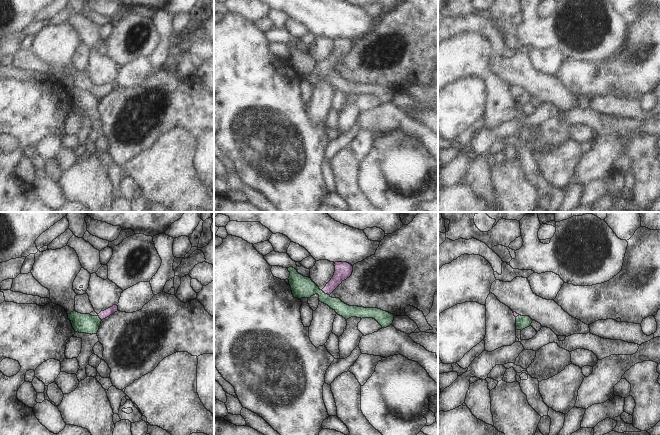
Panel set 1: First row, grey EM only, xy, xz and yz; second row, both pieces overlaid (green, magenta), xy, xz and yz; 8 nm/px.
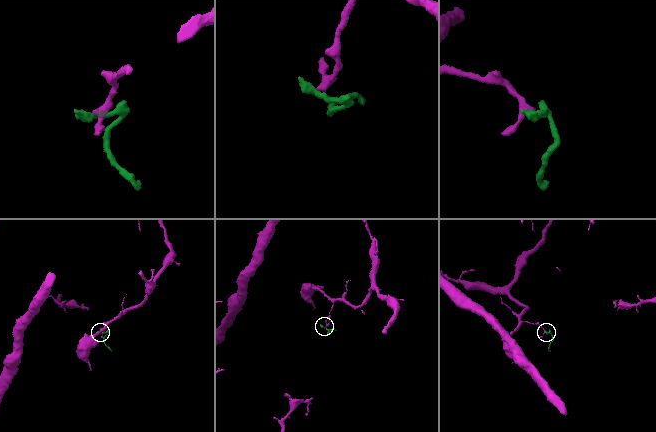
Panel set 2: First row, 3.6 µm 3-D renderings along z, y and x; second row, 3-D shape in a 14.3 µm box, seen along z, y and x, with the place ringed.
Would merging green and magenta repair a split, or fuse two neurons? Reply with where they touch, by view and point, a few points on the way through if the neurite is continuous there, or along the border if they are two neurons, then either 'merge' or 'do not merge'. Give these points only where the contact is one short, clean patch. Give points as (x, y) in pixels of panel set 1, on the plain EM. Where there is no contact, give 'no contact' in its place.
contact xz (324, 69); border xz (321, 66), (329, 71); do not merge

